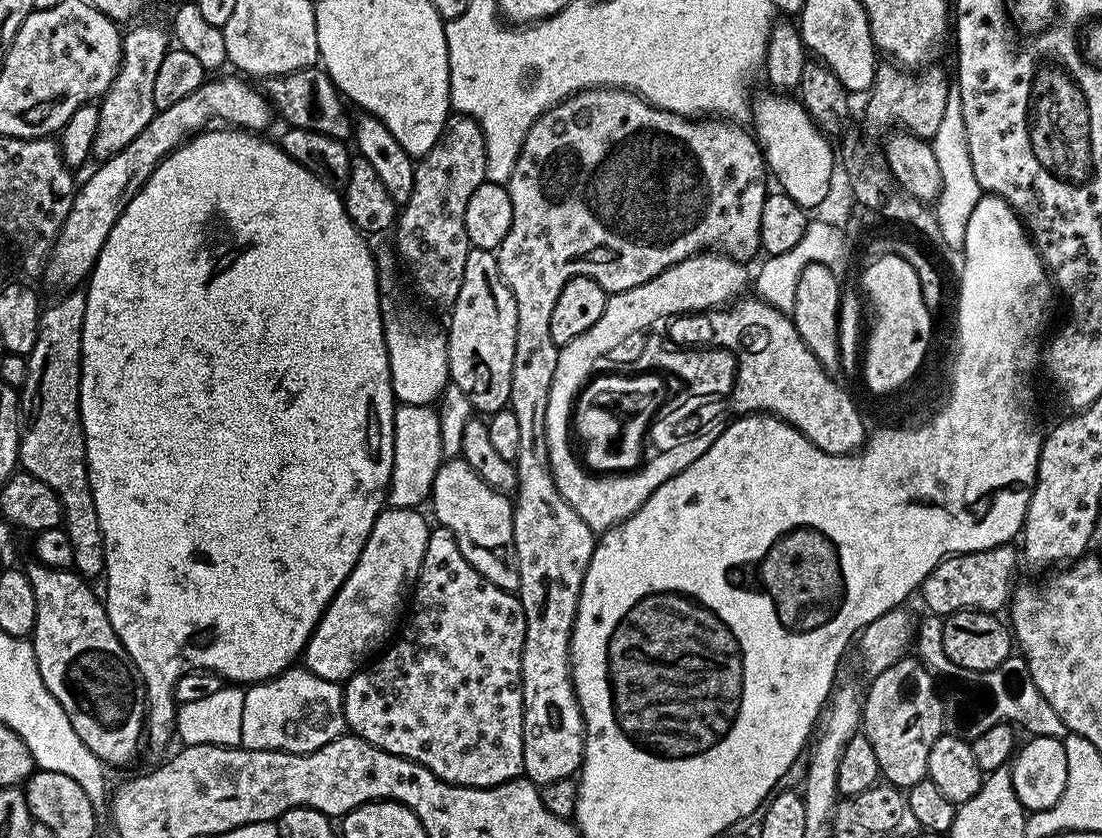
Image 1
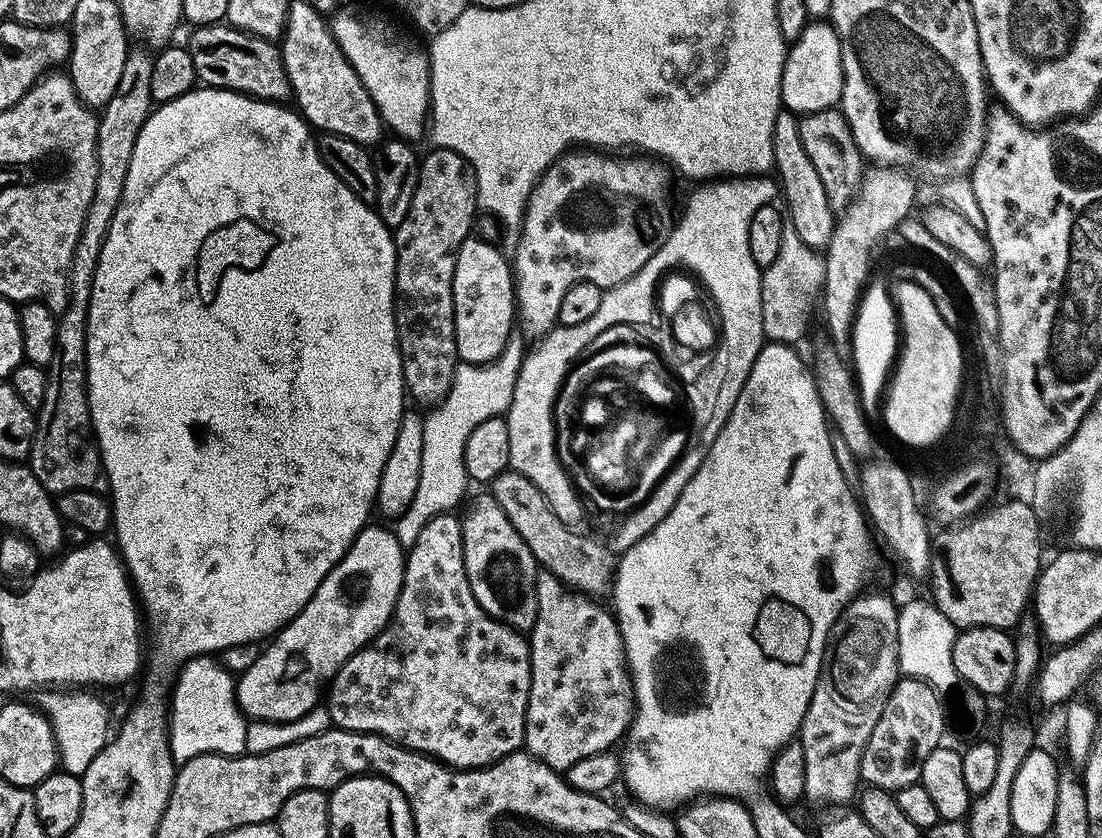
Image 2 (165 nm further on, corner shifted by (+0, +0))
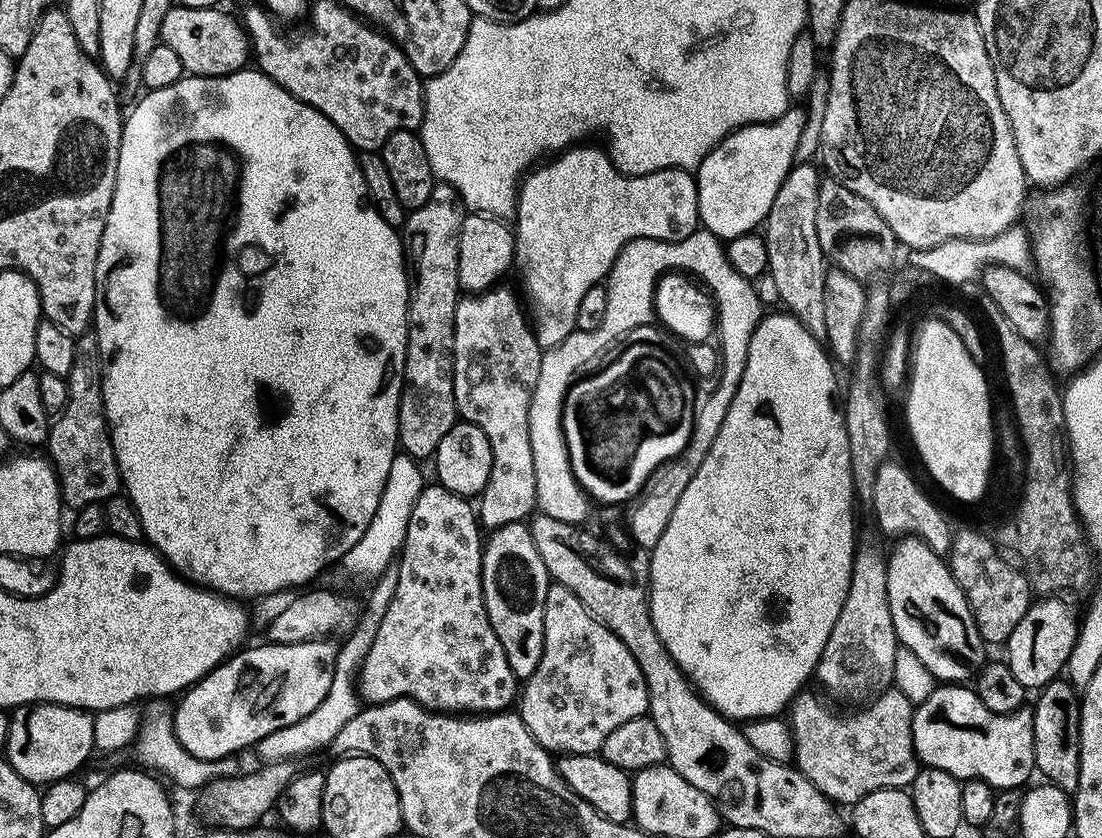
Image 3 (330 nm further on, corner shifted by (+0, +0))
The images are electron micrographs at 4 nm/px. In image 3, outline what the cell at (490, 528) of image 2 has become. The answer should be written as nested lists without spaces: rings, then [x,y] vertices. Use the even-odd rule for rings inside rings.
[[[527,523],[507,524],[491,529],[483,541],[482,598],[490,626],[506,650],[506,662],[514,670],[517,681],[523,682],[538,670],[544,645],[544,611],[546,594],[550,587],[548,571],[542,563],[542,554],[534,546],[532,529]]]

